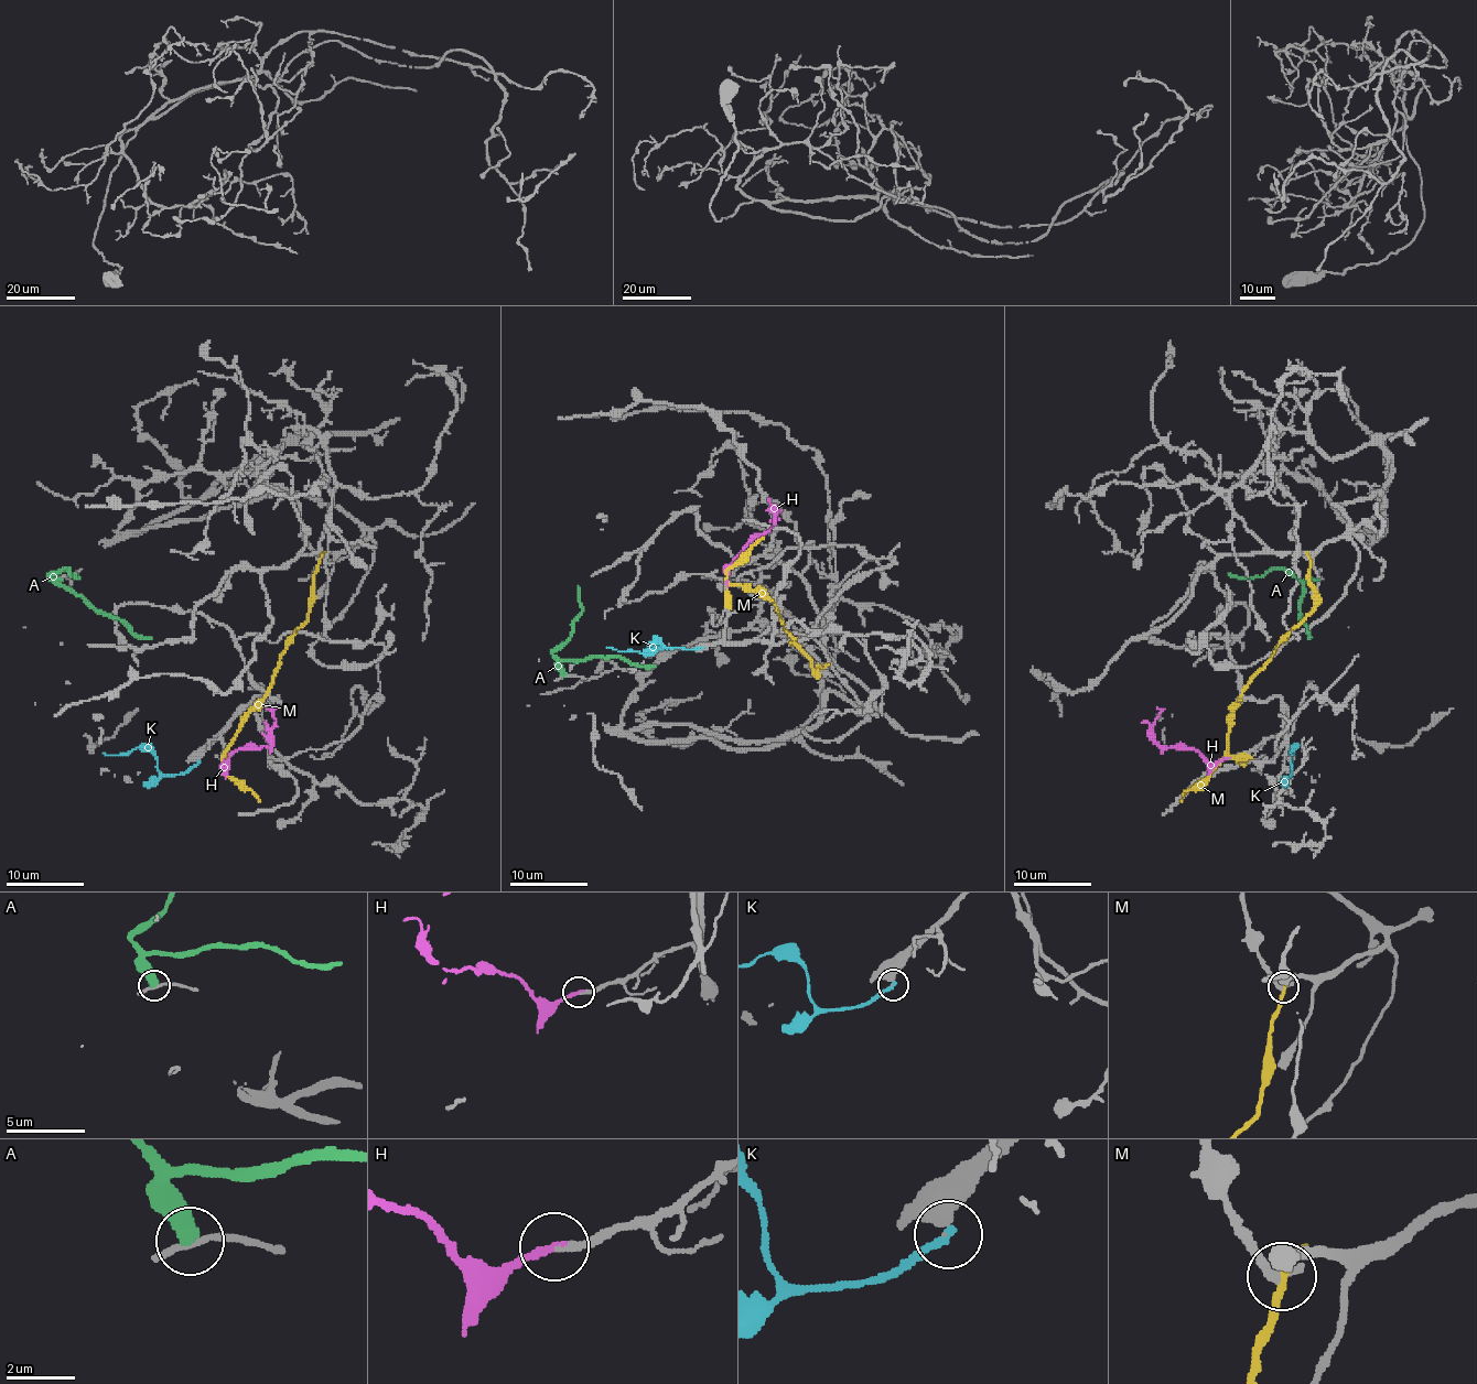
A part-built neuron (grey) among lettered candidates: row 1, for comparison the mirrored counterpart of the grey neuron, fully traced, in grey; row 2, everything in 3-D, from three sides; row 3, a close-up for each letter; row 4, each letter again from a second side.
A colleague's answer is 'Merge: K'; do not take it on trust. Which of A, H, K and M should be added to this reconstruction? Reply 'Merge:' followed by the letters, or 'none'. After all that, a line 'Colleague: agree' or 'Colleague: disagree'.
Merge: H
Colleague: disagree

